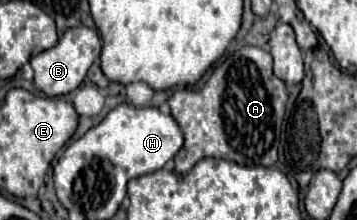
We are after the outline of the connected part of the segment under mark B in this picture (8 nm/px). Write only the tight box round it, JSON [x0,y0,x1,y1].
[30,26,102,96]

